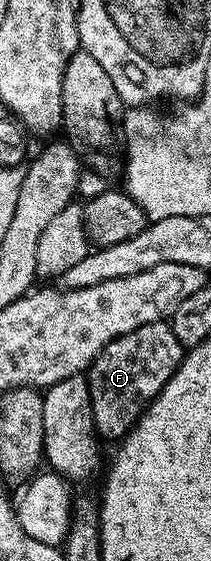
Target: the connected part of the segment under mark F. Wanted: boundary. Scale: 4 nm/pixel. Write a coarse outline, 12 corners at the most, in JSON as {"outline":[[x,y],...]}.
{"outline":[[166,320],[86,370],[93,423],[122,442],[185,359]]}

